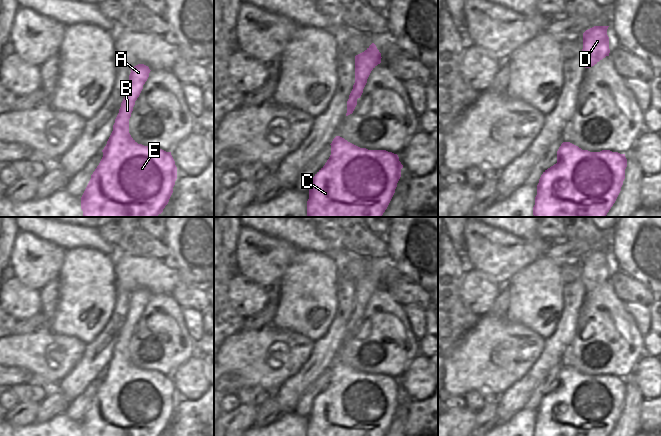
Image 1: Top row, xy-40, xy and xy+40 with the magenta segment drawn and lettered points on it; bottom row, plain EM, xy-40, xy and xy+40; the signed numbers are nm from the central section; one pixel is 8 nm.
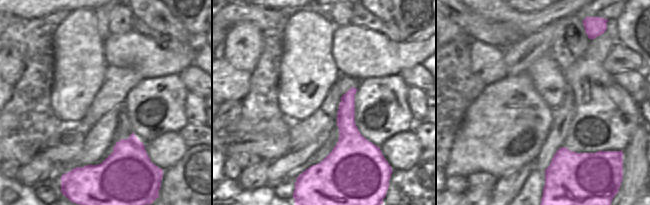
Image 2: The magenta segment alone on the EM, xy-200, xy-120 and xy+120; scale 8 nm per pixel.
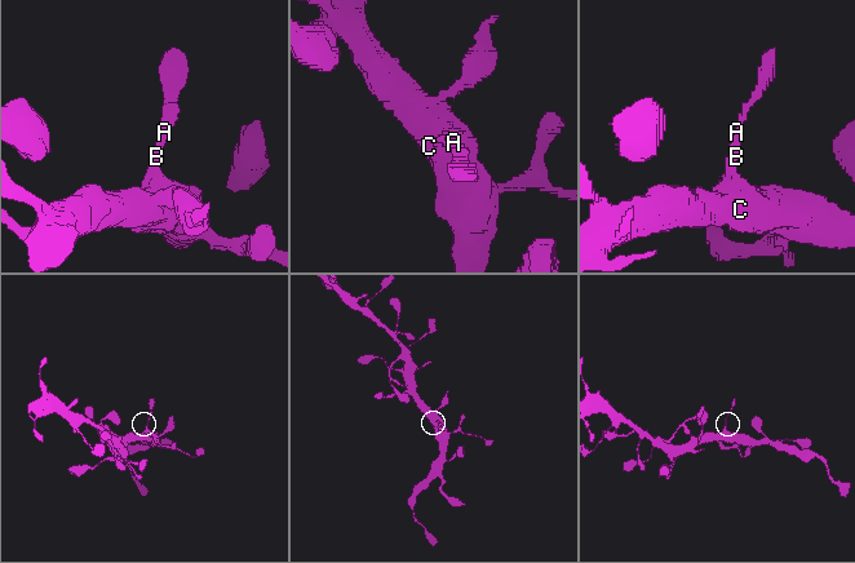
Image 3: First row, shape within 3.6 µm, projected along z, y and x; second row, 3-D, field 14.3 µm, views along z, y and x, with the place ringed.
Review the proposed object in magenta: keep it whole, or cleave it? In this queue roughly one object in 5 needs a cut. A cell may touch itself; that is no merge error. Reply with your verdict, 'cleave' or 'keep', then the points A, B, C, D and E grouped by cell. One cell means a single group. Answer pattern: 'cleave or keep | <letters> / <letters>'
keep | A B C D E

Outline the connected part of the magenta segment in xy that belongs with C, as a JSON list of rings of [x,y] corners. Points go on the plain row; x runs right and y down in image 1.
[[[340,360],[330,369],[329,383],[313,401],[307,436],[385,436],[401,401],[398,379],[360,372]]]

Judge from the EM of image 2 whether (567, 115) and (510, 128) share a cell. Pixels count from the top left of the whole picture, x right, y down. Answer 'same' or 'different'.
different

